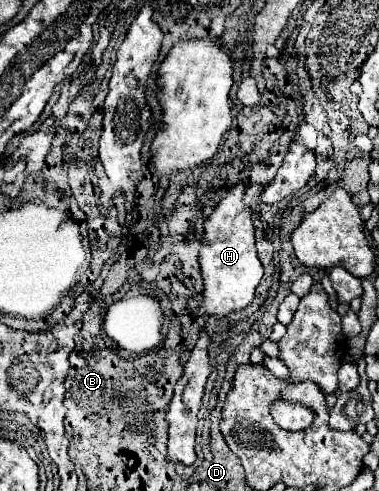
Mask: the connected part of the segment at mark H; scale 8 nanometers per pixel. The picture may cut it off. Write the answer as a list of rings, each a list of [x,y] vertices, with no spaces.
[[[238,184],[226,192],[220,204],[204,222],[204,236],[200,248],[200,274],[204,280],[200,314],[206,316],[226,316],[236,310],[244,310],[256,292],[262,278],[262,262],[256,256],[254,246],[254,226],[250,218],[250,208],[242,200],[244,184]]]

